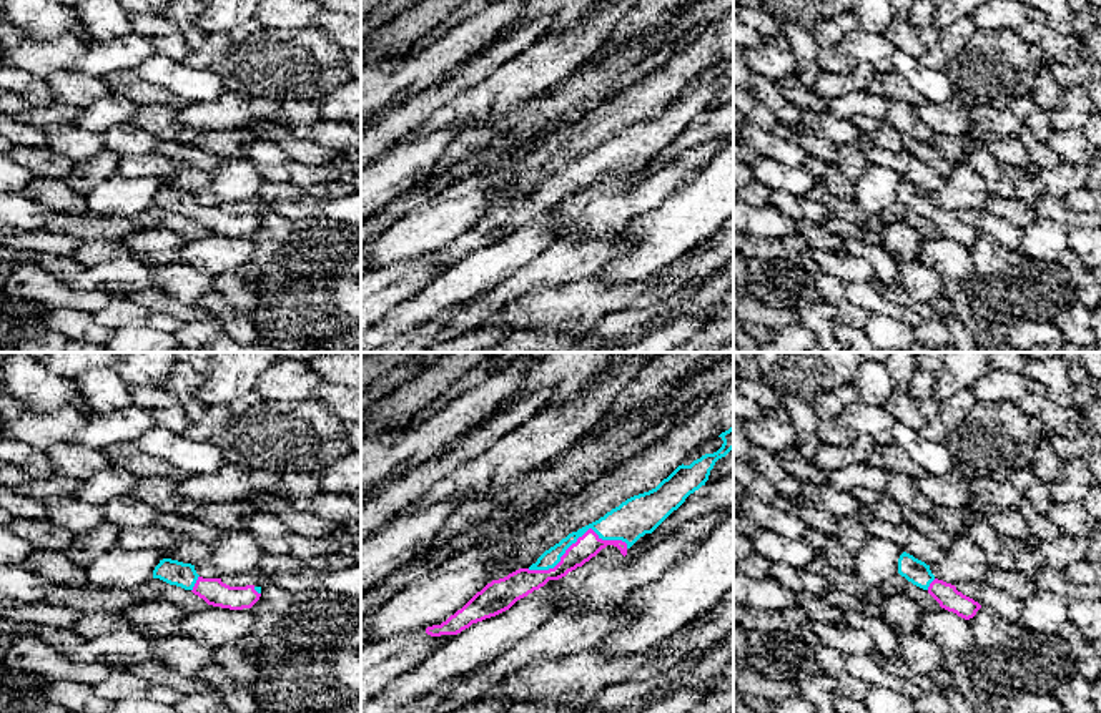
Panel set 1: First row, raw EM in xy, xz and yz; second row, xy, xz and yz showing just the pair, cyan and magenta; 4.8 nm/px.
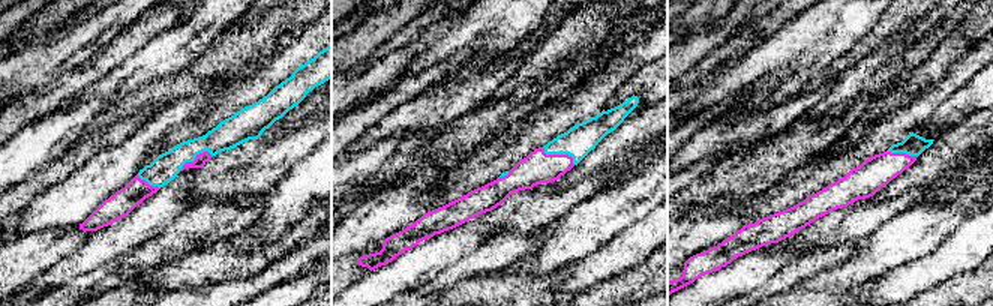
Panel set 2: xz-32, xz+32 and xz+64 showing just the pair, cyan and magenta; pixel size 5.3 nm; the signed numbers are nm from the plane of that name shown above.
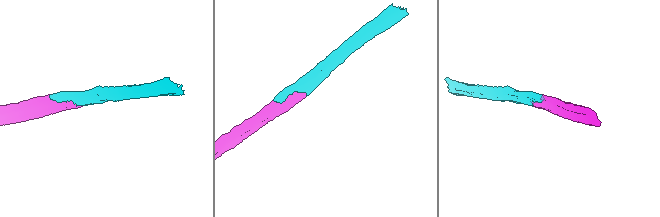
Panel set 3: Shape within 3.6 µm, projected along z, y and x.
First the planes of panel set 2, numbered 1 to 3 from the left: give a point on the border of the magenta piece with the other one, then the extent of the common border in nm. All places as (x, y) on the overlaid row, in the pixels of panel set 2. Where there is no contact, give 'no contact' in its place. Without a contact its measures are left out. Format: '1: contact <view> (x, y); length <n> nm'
1: contact xz-32 (195, 156); length 190 nm
2: contact xz+32 (560, 153); length 200 nm
3: contact xz+64 (902, 152); length 170 nm

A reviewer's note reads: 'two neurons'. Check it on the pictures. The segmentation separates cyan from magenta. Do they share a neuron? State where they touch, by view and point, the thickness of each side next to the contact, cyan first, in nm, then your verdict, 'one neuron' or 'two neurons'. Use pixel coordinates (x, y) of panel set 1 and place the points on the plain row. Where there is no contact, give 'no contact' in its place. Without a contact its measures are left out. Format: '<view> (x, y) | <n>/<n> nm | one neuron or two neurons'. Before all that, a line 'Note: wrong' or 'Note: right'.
Note: wrong
xz (576, 168) | 170/120 nm | one neuron

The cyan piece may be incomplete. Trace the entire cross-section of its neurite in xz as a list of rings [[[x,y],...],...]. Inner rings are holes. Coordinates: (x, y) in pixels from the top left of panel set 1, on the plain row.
[[[733,53],[728,58],[722,60],[718,65],[723,68],[723,71],[717,80],[705,81],[700,86],[694,88],[690,93],[679,93],[655,116],[627,126],[599,148],[579,156],[577,160],[569,161],[559,171],[546,178],[529,196],[519,196],[504,206],[492,208],[446,249],[442,249],[441,253],[427,254],[426,261],[431,264],[457,263],[462,258],[469,256],[472,251],[496,244],[509,238],[517,228],[544,214],[549,208],[559,208],[577,194],[582,194],[607,173],[617,175],[625,184],[627,178],[640,165],[644,165],[645,161],[652,161],[674,138],[677,138],[685,130],[690,121],[705,113],[715,90],[725,85],[733,76]]]

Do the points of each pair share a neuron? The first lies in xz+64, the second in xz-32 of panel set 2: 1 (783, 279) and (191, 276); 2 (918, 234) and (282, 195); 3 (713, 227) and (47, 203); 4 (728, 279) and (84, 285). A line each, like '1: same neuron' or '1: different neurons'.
1: different neurons
2: same neuron
3: same neuron
4: different neurons

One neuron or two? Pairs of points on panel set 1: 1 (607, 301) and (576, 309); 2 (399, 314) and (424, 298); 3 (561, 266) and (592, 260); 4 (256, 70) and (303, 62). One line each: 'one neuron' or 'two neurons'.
1: one neuron
2: one neuron
3: one neuron
4: one neuron

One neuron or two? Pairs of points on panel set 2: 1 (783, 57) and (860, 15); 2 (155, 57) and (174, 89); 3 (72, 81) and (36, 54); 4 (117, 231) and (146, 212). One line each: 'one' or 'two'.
1: one
2: two
3: two
4: one

